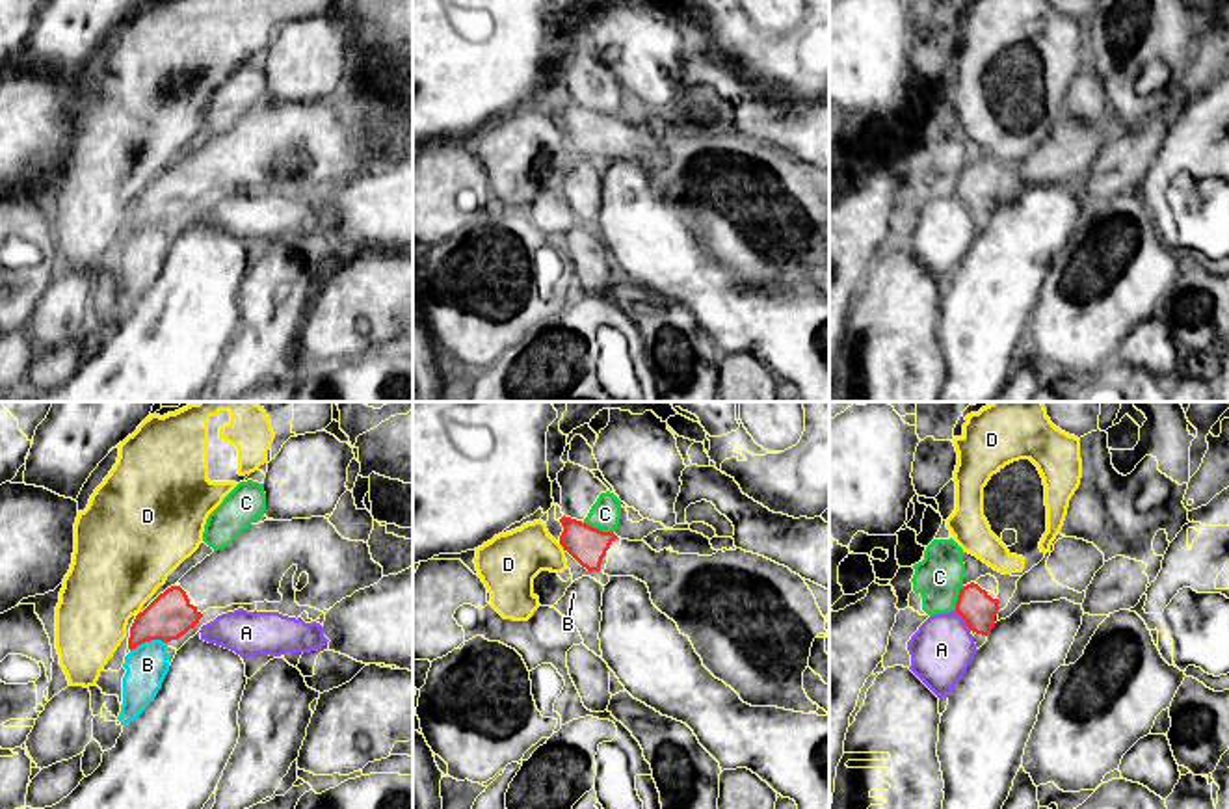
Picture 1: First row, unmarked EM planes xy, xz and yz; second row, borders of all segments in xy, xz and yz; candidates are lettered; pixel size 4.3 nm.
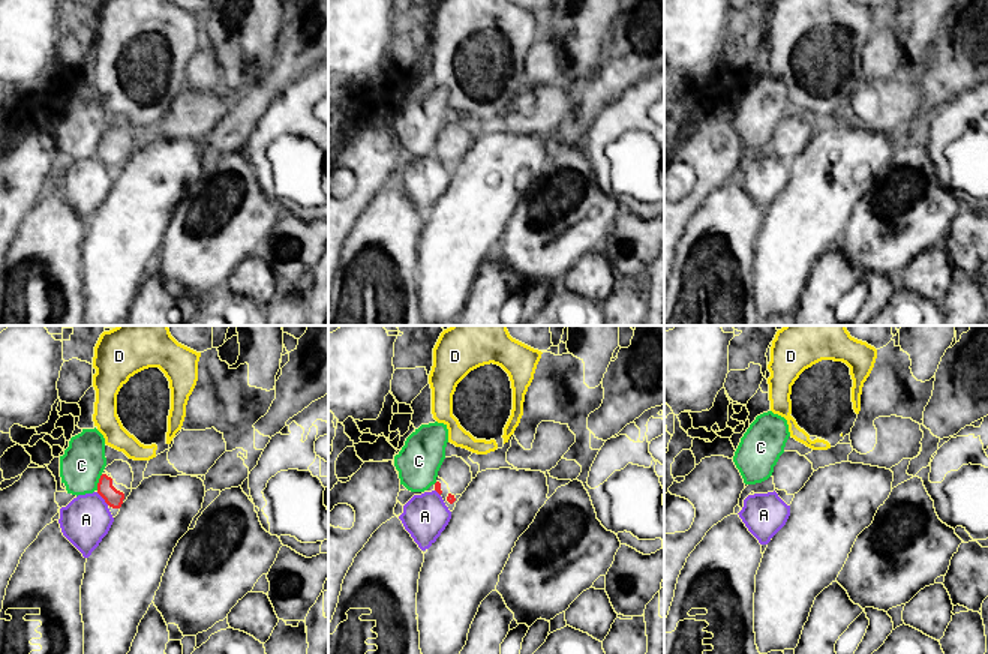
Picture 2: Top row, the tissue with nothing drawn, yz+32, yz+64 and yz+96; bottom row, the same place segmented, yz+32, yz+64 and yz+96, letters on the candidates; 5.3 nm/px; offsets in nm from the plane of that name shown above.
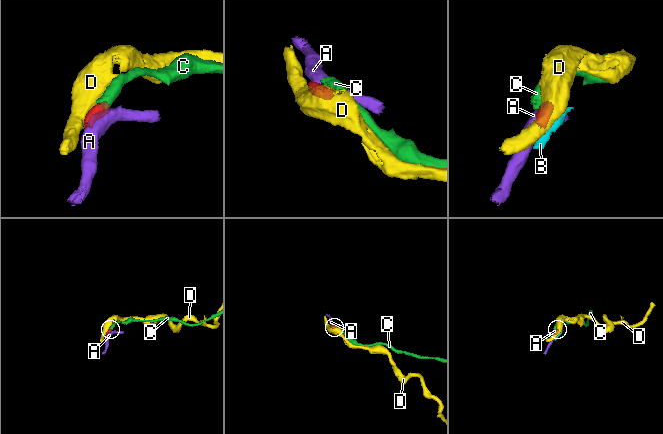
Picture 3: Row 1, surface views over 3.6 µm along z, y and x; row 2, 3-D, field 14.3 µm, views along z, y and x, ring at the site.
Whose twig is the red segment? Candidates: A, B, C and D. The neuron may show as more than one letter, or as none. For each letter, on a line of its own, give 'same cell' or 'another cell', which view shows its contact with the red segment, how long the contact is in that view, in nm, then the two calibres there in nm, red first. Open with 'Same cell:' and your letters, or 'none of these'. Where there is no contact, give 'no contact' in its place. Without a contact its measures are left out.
Same cell: none of these
A: another cell; meets red in yz; contact 120 nm long; 150 nm thick on the red side, 280 nm on the other
B: another cell; meets red in xy; contact 170 nm long; 200 nm thick on the red side, 180 nm on the other
C: another cell; meets red in xz; contact 140 nm long; 170 nm thick on the red side, 140 nm on the other
D: another cell; meets red in xz; contact 50 nm long; 170 nm thick on the red side, 260 nm on the other

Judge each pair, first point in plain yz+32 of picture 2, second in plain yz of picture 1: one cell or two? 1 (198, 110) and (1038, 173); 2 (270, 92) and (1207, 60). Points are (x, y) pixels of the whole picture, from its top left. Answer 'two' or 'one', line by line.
1: one
2: one

